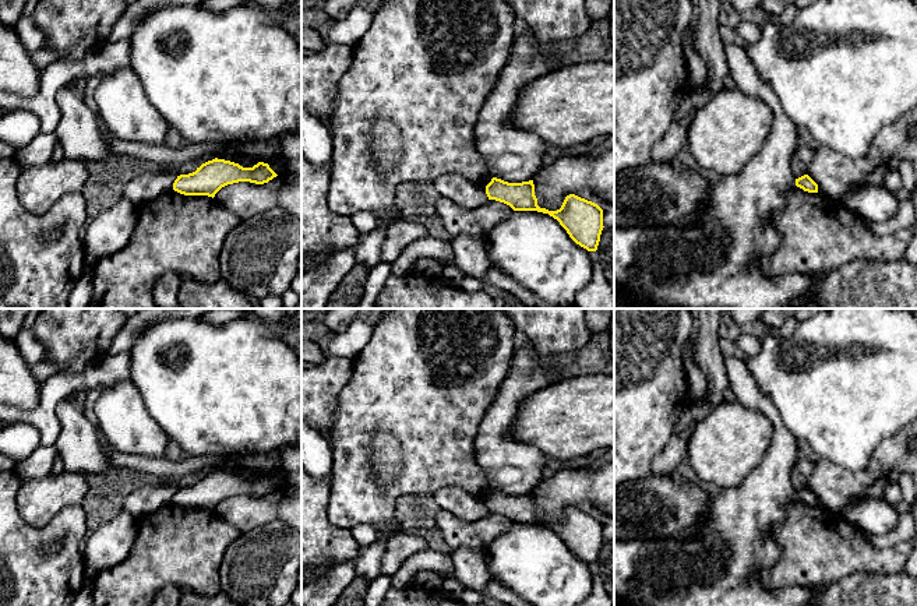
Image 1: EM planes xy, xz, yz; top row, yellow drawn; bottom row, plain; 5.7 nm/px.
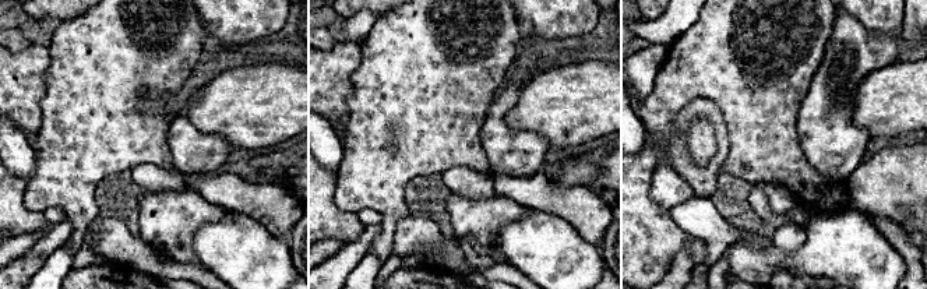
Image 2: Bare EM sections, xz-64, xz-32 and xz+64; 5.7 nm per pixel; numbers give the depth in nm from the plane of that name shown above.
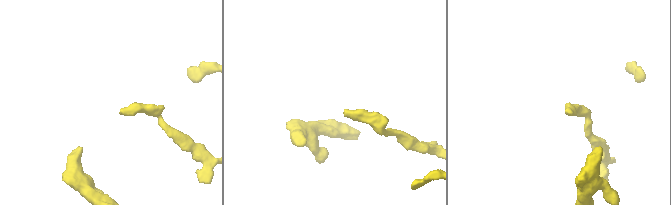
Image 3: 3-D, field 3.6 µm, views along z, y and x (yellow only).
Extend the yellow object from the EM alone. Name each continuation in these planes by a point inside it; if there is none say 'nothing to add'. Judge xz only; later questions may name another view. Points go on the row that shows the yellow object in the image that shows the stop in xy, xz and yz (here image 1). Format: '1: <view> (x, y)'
nothing to add

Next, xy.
nothing to add

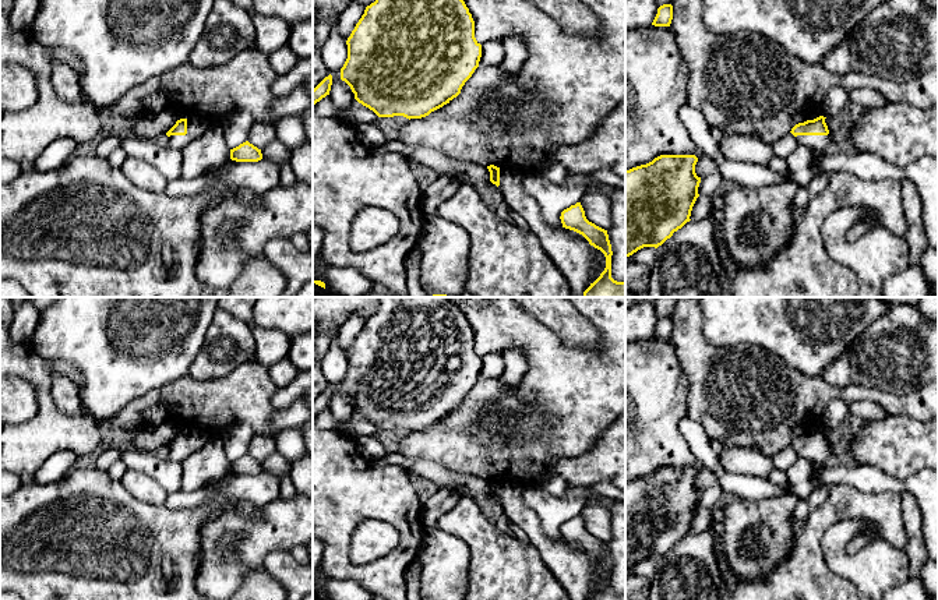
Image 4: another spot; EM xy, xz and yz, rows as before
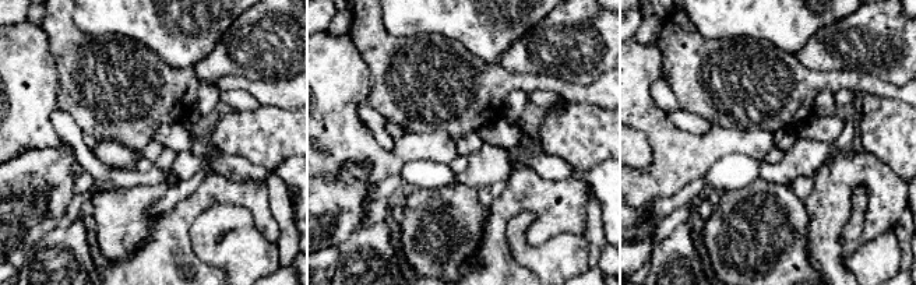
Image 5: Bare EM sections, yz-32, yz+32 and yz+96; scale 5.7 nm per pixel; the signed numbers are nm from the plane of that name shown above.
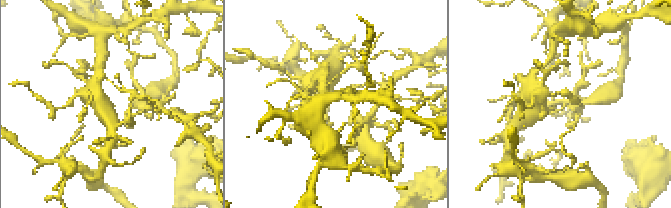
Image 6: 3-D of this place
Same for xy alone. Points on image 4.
1: xy (196, 126)

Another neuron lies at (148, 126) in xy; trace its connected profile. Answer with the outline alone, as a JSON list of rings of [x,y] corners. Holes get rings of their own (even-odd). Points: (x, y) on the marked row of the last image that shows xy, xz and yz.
[[[163,110],[155,114],[144,114],[141,117],[127,119],[131,124],[135,137],[154,140],[155,137],[166,134],[179,120],[170,110]]]

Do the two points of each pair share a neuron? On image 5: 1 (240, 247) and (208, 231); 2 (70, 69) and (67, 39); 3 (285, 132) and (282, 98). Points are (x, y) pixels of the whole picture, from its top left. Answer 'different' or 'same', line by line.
1: same
2: same
3: different

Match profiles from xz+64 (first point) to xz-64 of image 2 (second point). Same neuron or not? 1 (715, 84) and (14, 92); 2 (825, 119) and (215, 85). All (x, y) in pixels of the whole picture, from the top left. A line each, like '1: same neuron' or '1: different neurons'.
1: different neurons
2: different neurons

